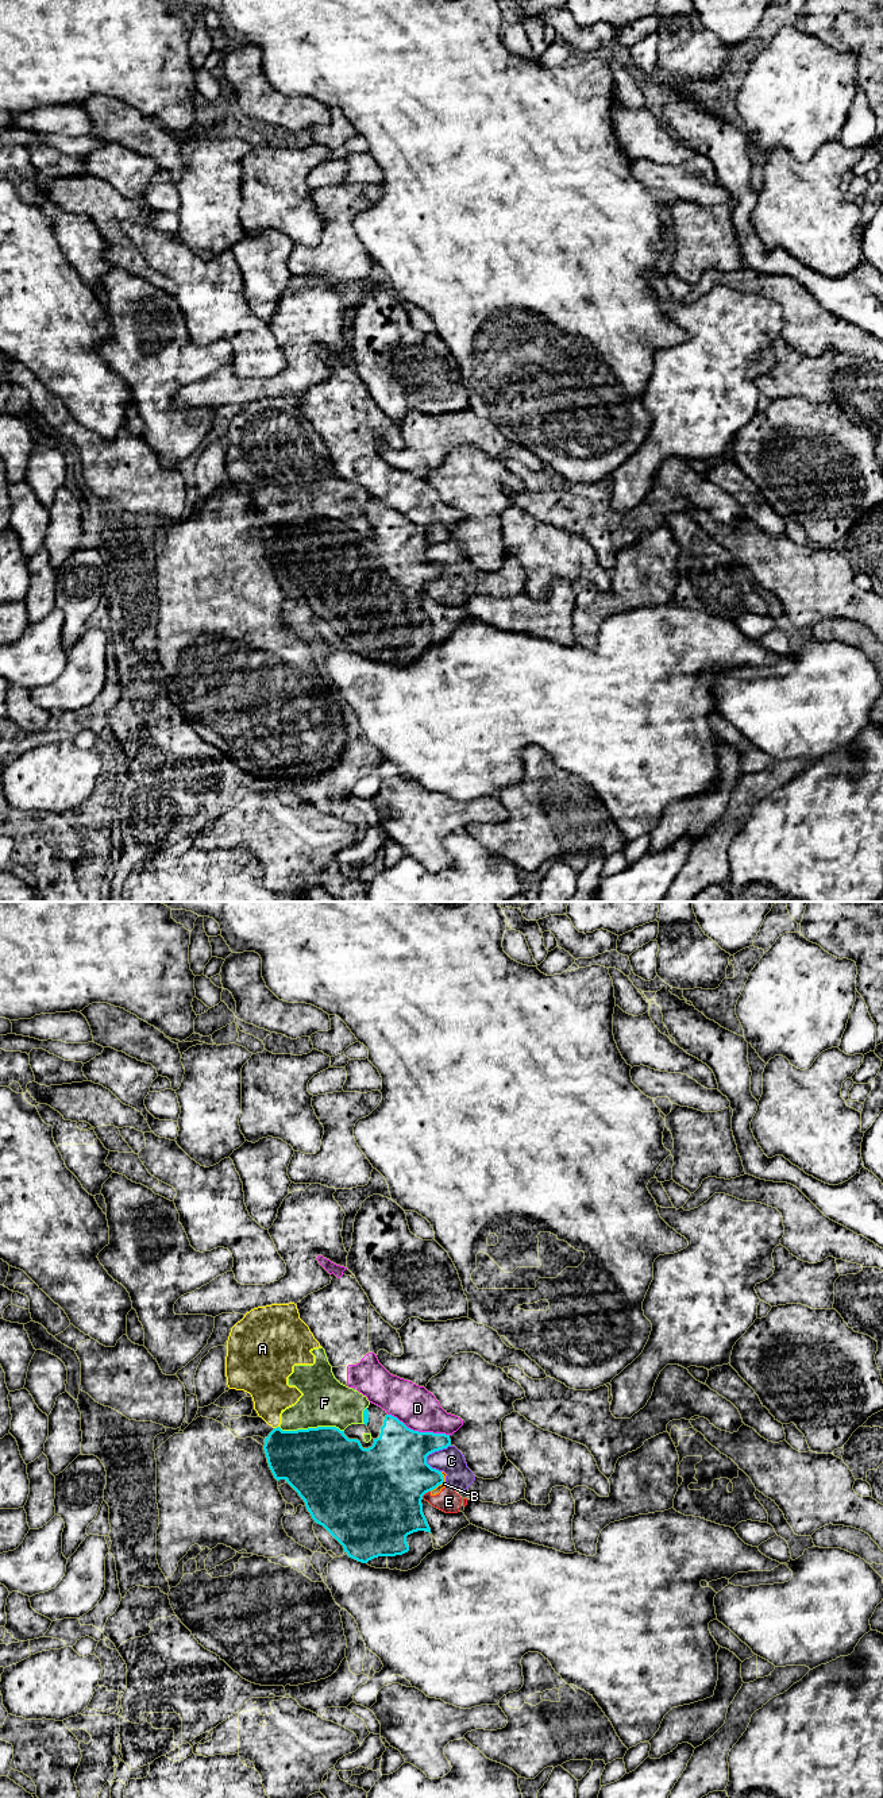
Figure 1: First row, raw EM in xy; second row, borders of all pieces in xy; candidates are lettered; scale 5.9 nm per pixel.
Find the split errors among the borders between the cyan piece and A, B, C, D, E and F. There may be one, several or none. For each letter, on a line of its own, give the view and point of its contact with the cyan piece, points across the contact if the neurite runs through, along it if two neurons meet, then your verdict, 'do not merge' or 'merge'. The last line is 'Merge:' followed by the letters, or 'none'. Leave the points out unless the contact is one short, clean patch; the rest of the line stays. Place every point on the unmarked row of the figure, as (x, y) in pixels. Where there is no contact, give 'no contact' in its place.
A: contact xy (277, 520); do not merge
B: contact xy (440, 577); border xy (442, 564), (443, 574), (430, 583); do not merge
C: contact xy (435, 543); do not merge
D: contact xy (417, 524); do not merge
E: contact xy (425, 585); border xy (430, 583), (421, 590); do not merge
F: contact xy (311, 521); do not merge
Merge: none

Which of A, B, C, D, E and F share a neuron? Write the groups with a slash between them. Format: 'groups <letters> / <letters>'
groups A F / B C E / D

